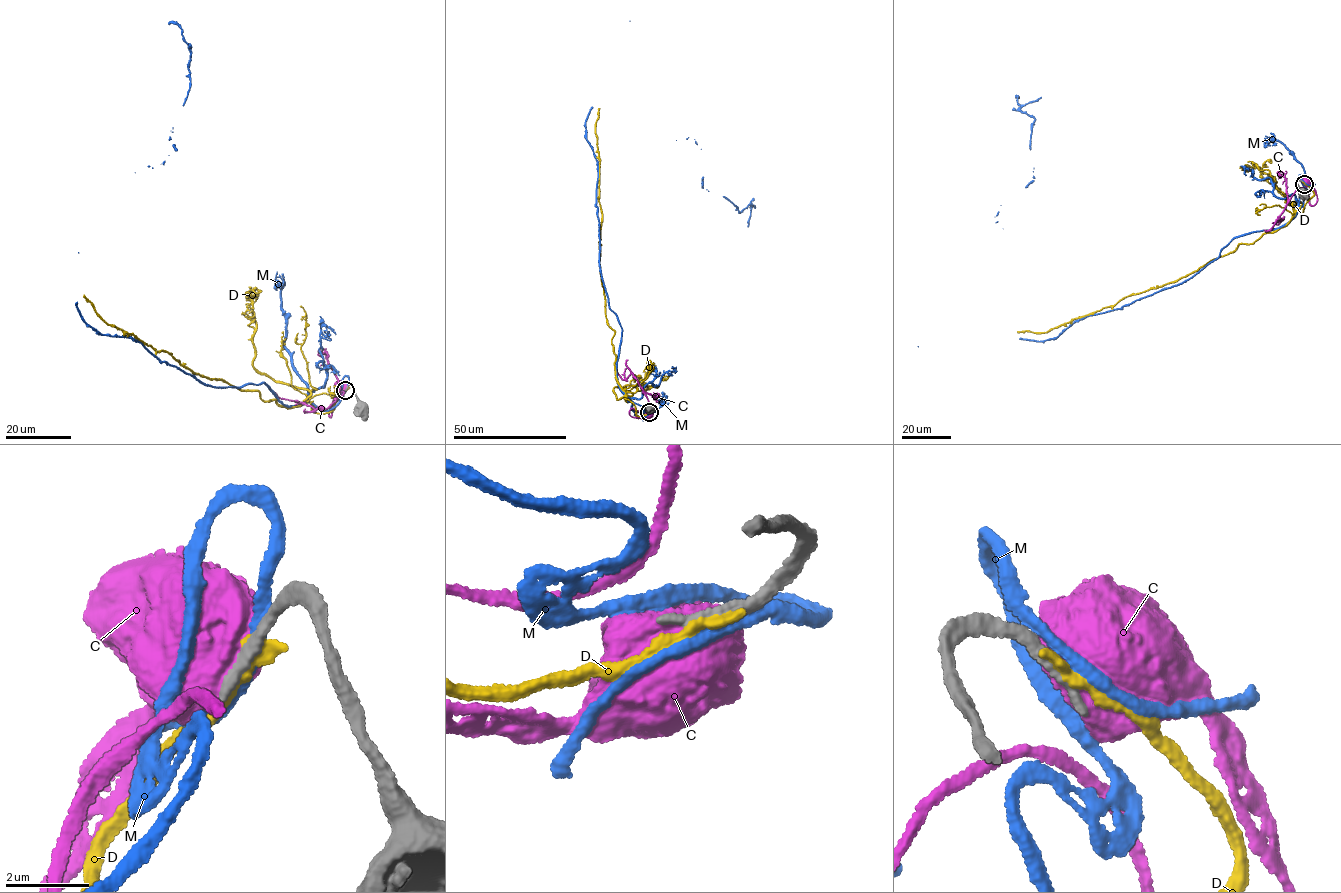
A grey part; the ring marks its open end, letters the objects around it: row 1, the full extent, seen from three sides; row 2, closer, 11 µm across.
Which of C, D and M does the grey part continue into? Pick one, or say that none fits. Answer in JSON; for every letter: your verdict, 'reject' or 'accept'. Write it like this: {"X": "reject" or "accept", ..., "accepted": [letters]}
{"C": "reject", "D": "reject", "M": "reject", "accepted": []}

